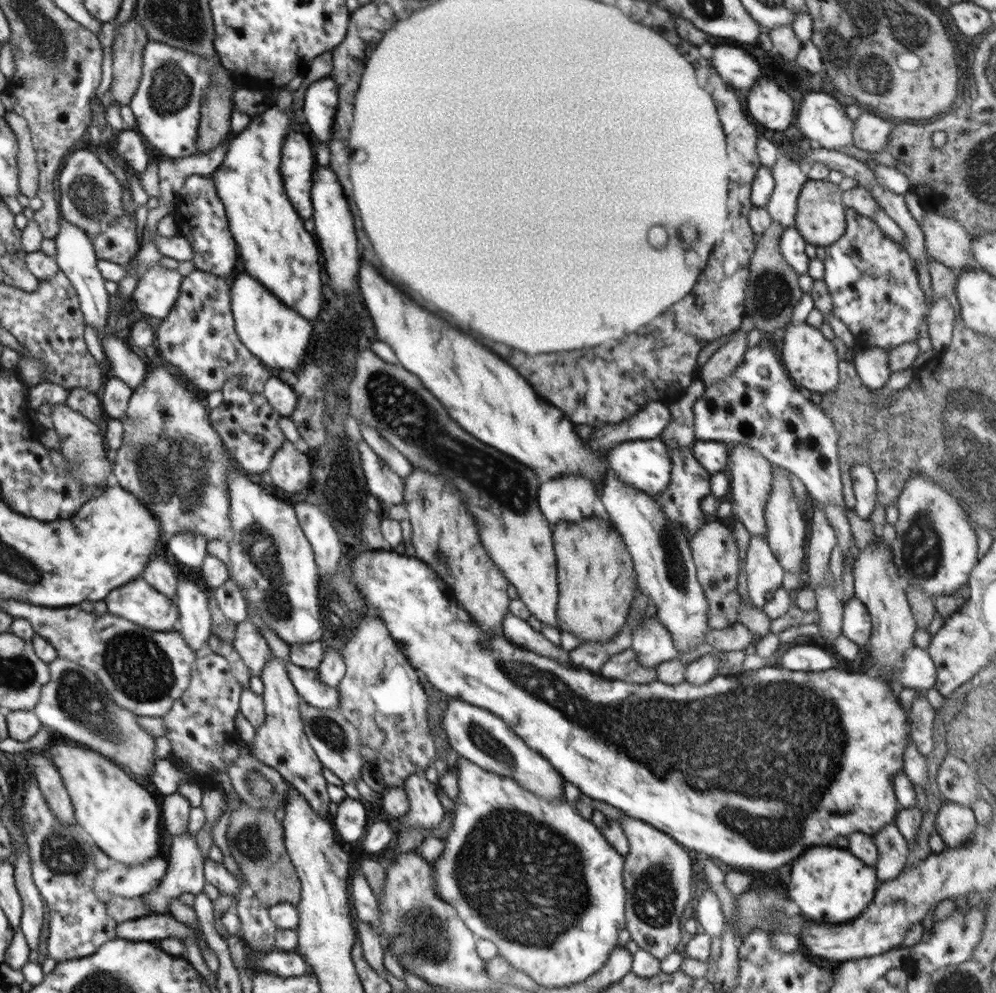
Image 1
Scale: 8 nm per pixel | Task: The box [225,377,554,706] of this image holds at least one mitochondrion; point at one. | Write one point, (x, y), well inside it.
(258, 544)

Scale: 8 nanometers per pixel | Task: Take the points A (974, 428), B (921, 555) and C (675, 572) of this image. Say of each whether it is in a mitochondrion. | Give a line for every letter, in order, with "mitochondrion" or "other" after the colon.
A: mitochondrion
B: mitochondrion
C: mitochondrion

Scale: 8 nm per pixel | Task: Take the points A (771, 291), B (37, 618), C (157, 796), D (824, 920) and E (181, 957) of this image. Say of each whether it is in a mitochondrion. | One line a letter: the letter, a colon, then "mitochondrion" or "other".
A: mitochondrion
B: other
C: other
D: other
E: other

